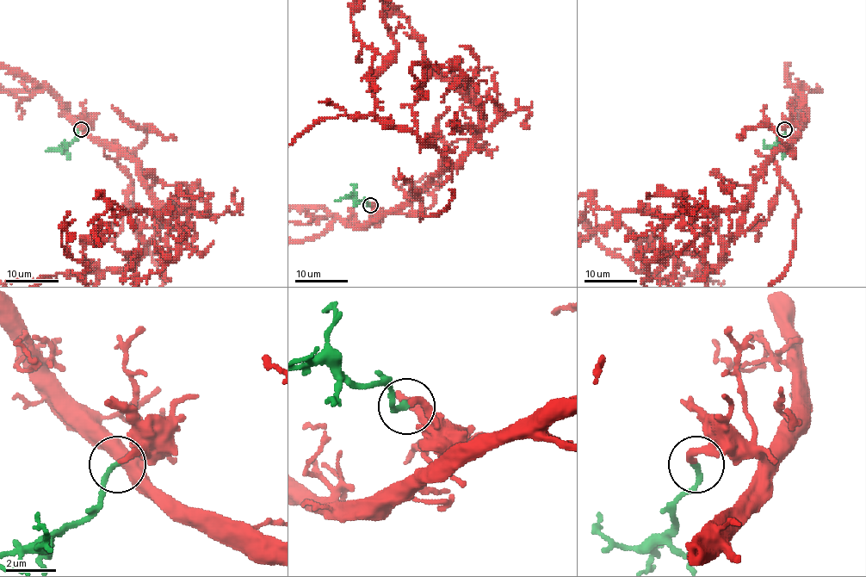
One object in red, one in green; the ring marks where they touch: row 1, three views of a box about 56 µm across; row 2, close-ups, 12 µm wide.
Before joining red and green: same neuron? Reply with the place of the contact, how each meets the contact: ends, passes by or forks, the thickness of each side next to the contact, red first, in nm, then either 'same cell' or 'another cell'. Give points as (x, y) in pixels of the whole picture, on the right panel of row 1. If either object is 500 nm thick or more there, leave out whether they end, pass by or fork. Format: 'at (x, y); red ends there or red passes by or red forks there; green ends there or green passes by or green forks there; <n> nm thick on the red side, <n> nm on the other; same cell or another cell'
at (784, 129); red ends there; green ends there; 240 nm thick on the red side, 200 nm on the other; same cell

